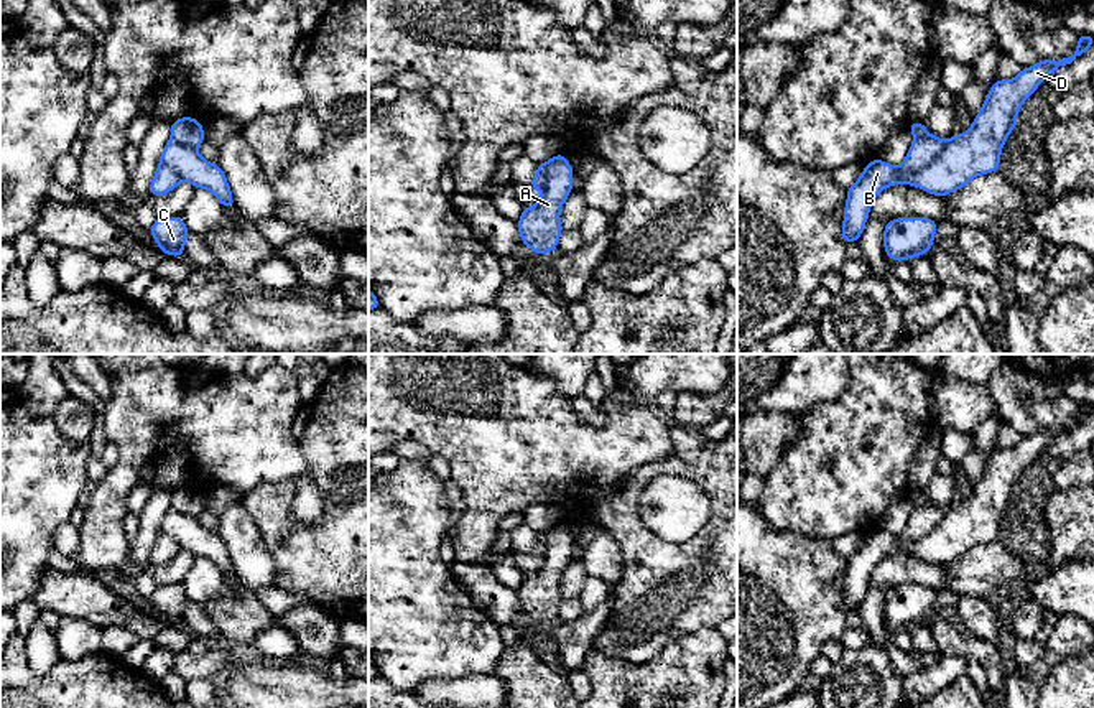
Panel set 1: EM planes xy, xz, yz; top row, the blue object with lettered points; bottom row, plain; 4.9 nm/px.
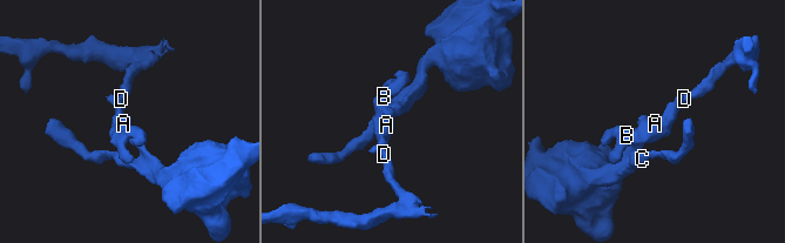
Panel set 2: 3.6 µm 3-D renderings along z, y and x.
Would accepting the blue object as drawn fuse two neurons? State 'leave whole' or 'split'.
split

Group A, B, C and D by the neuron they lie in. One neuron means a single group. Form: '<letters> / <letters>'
A B D / C

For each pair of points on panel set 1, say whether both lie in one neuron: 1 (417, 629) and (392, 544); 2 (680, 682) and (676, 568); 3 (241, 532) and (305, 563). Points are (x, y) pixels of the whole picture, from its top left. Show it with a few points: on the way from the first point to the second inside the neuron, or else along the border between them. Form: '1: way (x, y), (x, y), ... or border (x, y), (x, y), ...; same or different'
1: way (417, 608), (415, 600), (392, 577), (392, 565); same
2: border (716, 629), (696, 628), (688, 631), (645, 661); different
3: border (244, 507), (273, 563), (277, 578); different

